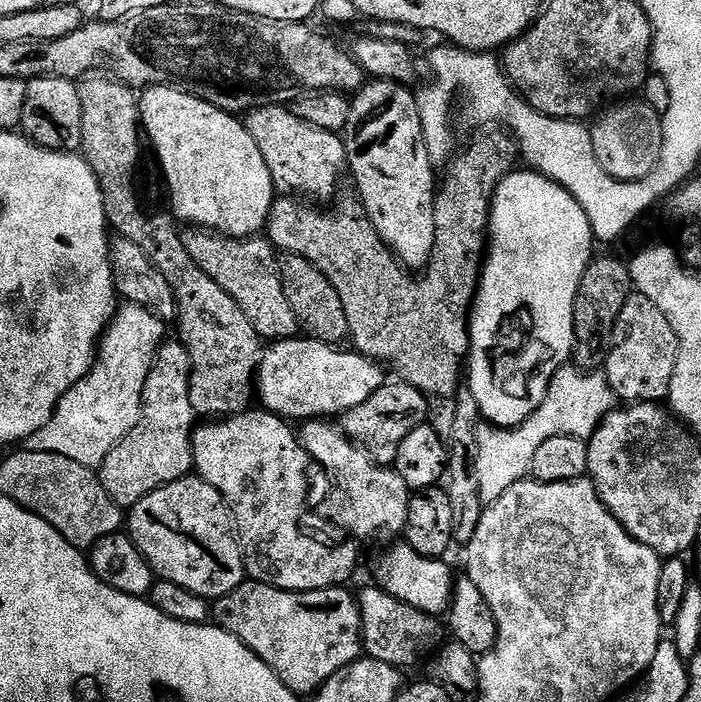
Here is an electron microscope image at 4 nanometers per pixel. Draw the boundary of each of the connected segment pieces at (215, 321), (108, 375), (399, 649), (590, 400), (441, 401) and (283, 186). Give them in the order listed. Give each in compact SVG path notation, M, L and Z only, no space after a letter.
M104 74L85 78L79 81L78 87L82 98L82 155L100 183L109 229L116 236L135 242L146 253L146 258L150 258L150 262L158 266L158 271L165 276L166 282L170 282L170 290L174 292L178 325L180 324L178 339L192 363L192 374L188 381L193 412L200 418L227 418L249 411L254 404L254 381L260 370L262 338L258 330L254 330L250 318L242 314L238 302L234 302L234 298L230 298L230 294L226 294L226 290L222 290L222 286L218 286L218 282L214 282L214 278L210 278L210 274L206 274L206 270L202 270L202 266L194 262L194 258L190 258L181 229L175 228L177 225L173 217L148 216L144 209L144 204L140 201L140 188L136 185L136 175L140 172L140 136L142 140L137 93L128 85Z
M121 303L116 314L108 325L96 353L96 361L91 370L70 390L66 390L64 397L58 402L52 417L33 436L26 441L27 451L45 452L46 454L62 454L62 458L70 458L70 462L78 462L82 466L93 470L99 469L100 463L122 442L122 438L134 426L138 426L138 418L142 410L142 390L146 386L146 378L156 360L156 349L166 339L165 321L159 320L154 313L137 304Z
M379 586L366 588L357 595L360 607L360 622L363 626L365 655L372 660L386 662L395 668L408 668L423 663L443 647L446 630L443 623L434 616L426 615L405 603L398 603Z
M575 366L558 369L538 410L526 418L517 428L495 428L493 424L482 422L478 426L478 486L484 505L498 502L510 486L525 479L532 471L534 454L550 438L569 436L589 441L598 430L604 417L613 411L614 397L607 376L596 370L585 370Z
M508 134L500 135L504 136L480 136L465 152L457 151L451 157L447 165L448 177L445 180L443 177L442 187L436 193L436 241L422 274L413 274L396 259L396 255L382 242L378 230L374 230L364 205L356 198L337 199L336 208L329 212L296 198L280 198L273 203L266 225L266 236L273 248L284 254L304 256L315 268L322 270L322 274L326 274L330 286L334 286L334 290L338 290L338 298L342 298L351 347L381 365L392 364L403 383L419 390L428 399L427 423L445 438L450 430L454 430L456 396L462 387L462 354L468 350L468 322L486 259L492 195L501 180L518 164L515 139Z
M279 104L247 113L246 123L248 133L254 142L258 142L258 150L262 150L262 158L266 158L277 193L295 194L312 202L331 201L337 195L340 175L345 175L348 163L344 140L337 133L318 130L318 126L302 122L302 118L293 114L291 107Z

